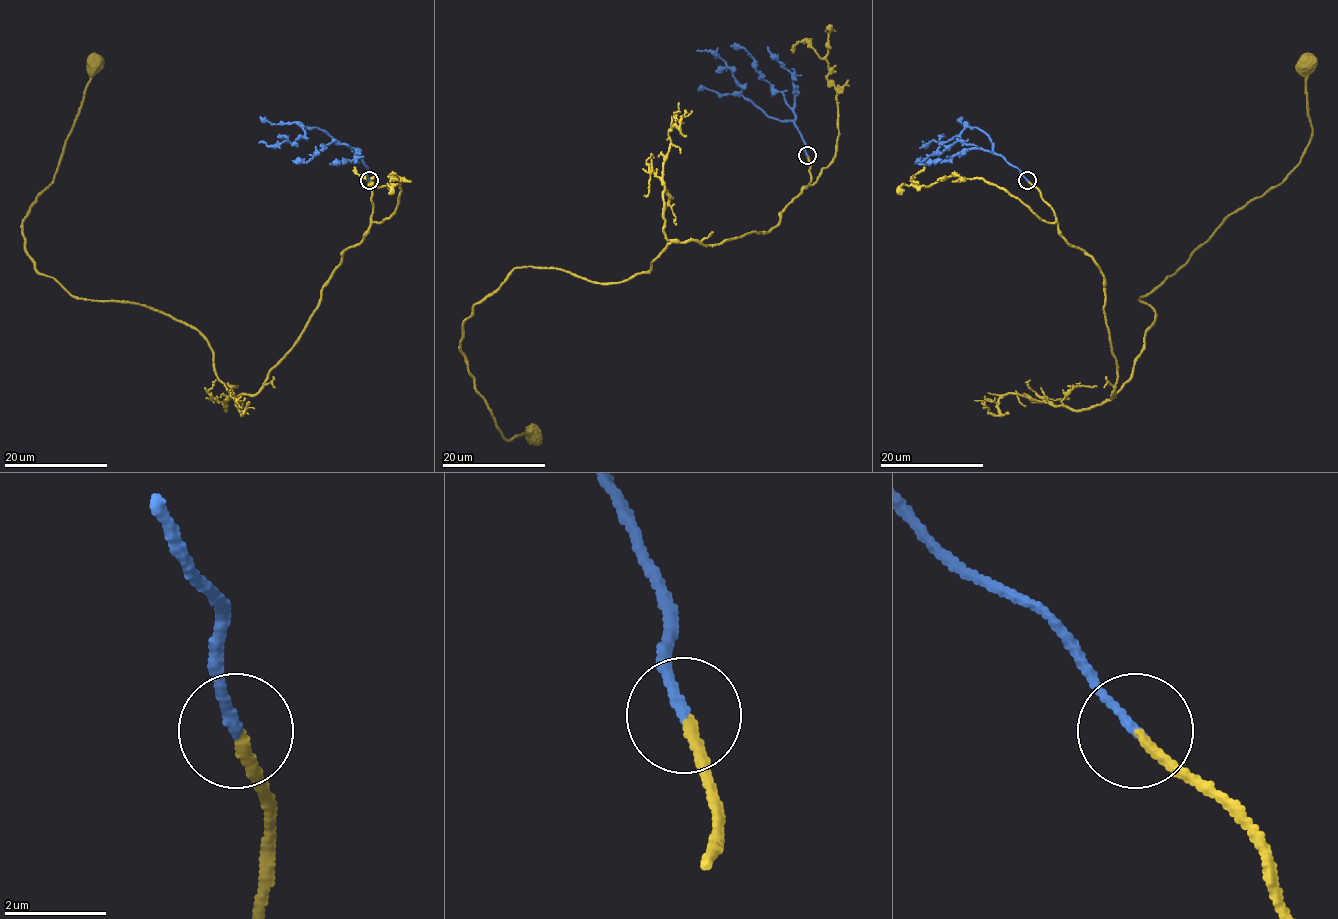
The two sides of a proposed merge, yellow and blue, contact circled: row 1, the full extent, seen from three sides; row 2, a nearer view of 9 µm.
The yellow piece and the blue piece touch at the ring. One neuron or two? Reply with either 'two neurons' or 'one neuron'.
one neuron

